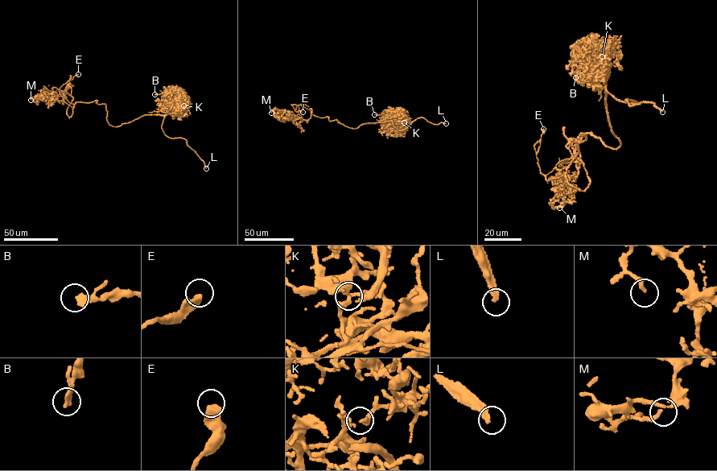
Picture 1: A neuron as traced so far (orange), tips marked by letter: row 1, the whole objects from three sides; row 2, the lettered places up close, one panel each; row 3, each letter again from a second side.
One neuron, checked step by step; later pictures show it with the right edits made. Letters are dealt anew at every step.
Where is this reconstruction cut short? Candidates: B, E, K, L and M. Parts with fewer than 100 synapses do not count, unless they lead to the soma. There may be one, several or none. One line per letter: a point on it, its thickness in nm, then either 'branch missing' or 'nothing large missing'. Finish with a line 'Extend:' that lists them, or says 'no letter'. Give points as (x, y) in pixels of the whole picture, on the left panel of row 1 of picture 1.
B: (154, 94) | 240 nm | nothing large missing
E: (78, 74) | 500 nm | nothing large missing
K: (183, 105) | 180 nm | nothing large missing
L: (206, 168) | 240 nm | branch missing
M: (30, 100) | 200 nm | nothing large missing
Extend: L

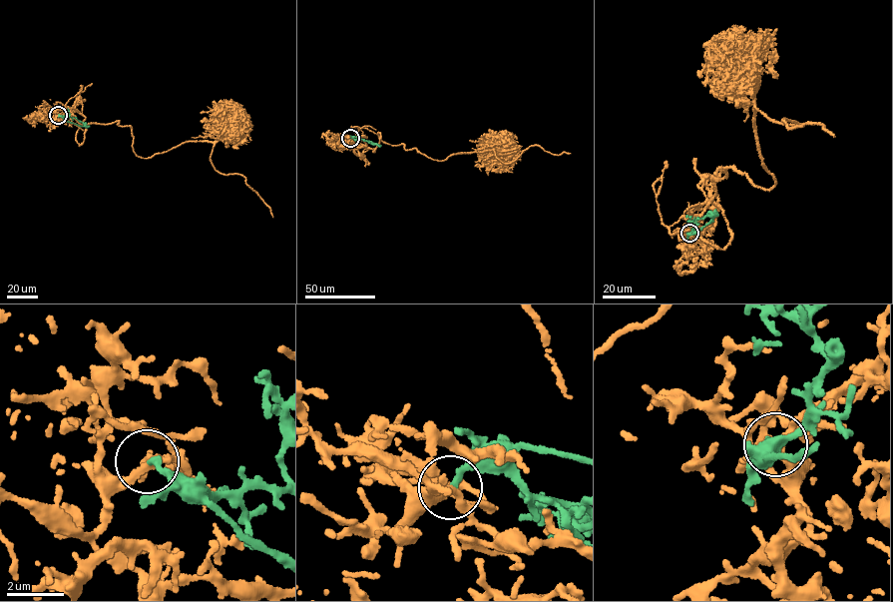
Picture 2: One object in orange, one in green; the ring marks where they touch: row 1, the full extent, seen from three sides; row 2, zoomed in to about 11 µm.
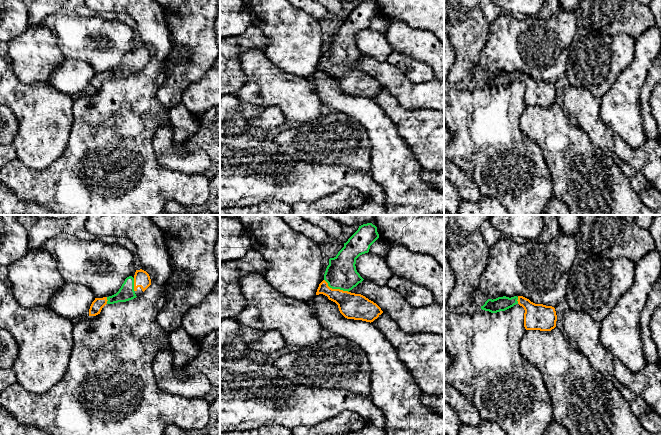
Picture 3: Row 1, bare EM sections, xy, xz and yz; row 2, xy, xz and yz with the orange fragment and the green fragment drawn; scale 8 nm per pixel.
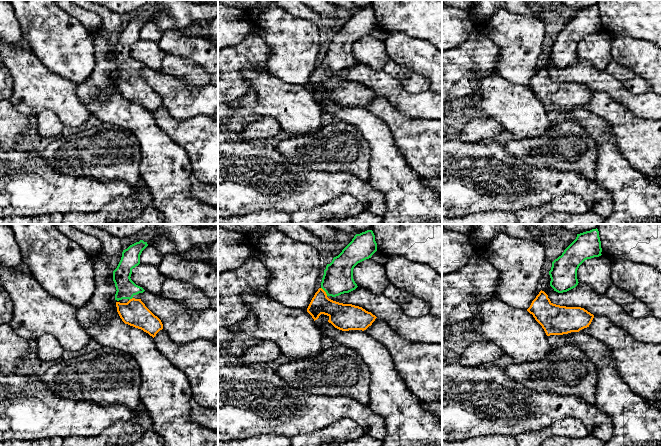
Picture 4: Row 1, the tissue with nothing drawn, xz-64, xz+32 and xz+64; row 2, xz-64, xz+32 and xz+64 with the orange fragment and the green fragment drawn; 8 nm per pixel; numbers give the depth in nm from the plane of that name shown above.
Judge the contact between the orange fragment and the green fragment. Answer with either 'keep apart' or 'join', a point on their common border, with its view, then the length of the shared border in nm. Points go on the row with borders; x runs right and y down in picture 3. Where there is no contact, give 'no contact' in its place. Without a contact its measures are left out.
join; meets orange in xz at (335, 289); contact 220 nm long

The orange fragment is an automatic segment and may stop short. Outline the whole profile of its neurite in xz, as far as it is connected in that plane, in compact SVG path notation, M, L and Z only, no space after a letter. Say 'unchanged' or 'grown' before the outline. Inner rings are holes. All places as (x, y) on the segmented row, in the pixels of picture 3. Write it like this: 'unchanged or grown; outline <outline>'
grown; outline M372 223L359 226L338 254L329 259L324 280L317 289L316 295L323 294L335 302L340 313L347 319L371 323L383 313L373 301L350 292L364 280L356 270L356 259L368 253L378 238L377 227Z

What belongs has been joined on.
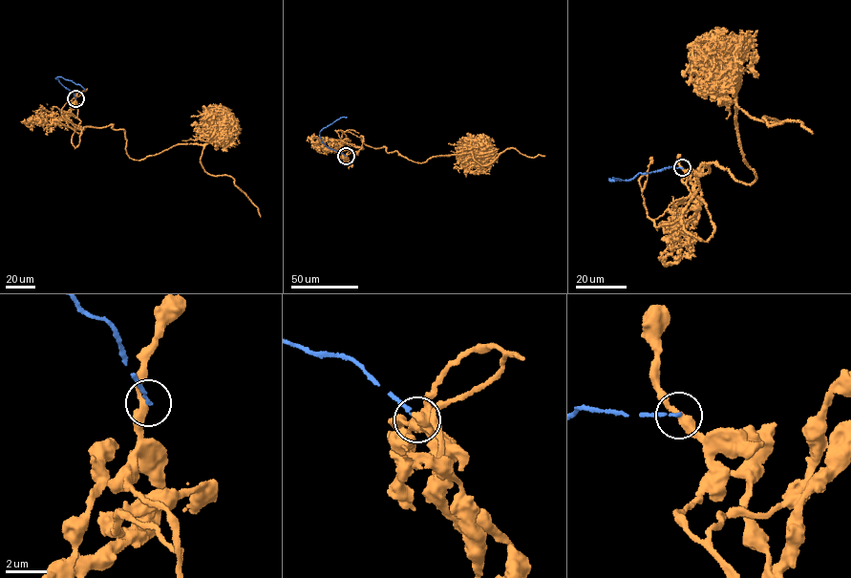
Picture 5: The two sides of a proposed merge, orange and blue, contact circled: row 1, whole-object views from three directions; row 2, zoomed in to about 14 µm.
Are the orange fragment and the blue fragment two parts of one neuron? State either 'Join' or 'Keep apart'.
Keep apart

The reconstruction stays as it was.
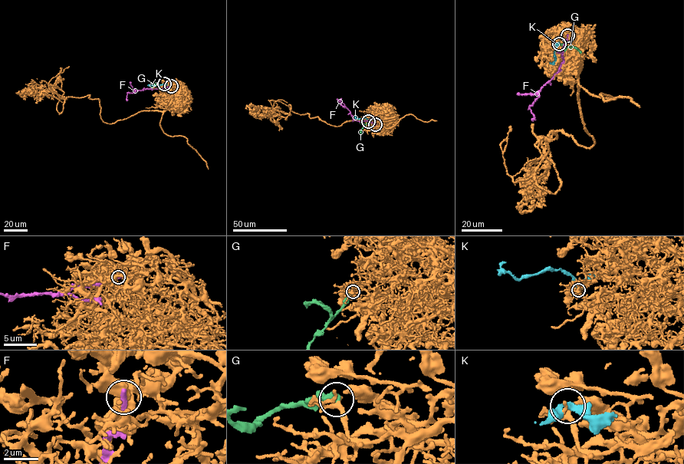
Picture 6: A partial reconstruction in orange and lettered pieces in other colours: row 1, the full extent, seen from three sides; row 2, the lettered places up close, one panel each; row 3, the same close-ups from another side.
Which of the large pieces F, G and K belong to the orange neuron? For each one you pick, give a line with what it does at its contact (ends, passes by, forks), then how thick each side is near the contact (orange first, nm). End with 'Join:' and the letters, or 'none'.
Join: none

